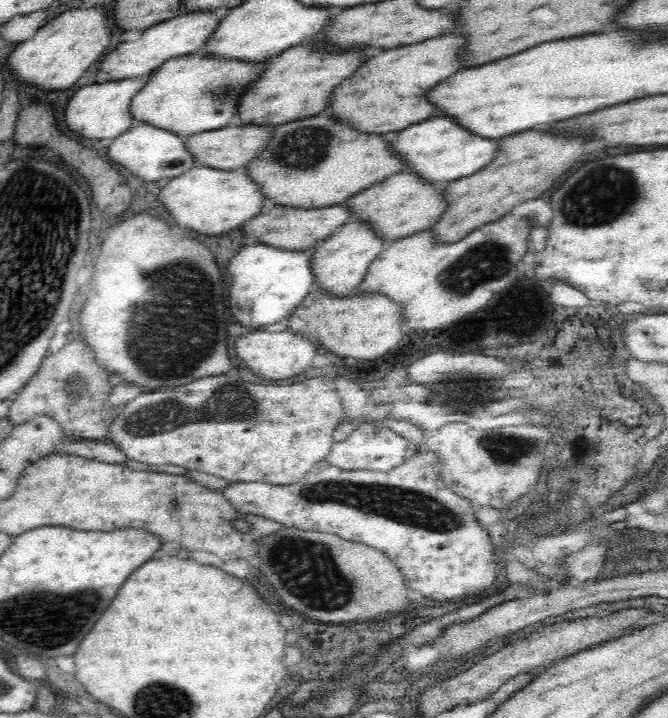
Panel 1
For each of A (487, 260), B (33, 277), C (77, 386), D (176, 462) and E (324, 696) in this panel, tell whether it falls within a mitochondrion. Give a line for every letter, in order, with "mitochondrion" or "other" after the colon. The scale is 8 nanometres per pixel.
A: mitochondrion
B: mitochondrion
C: mitochondrion
D: other
E: mitochondrion

